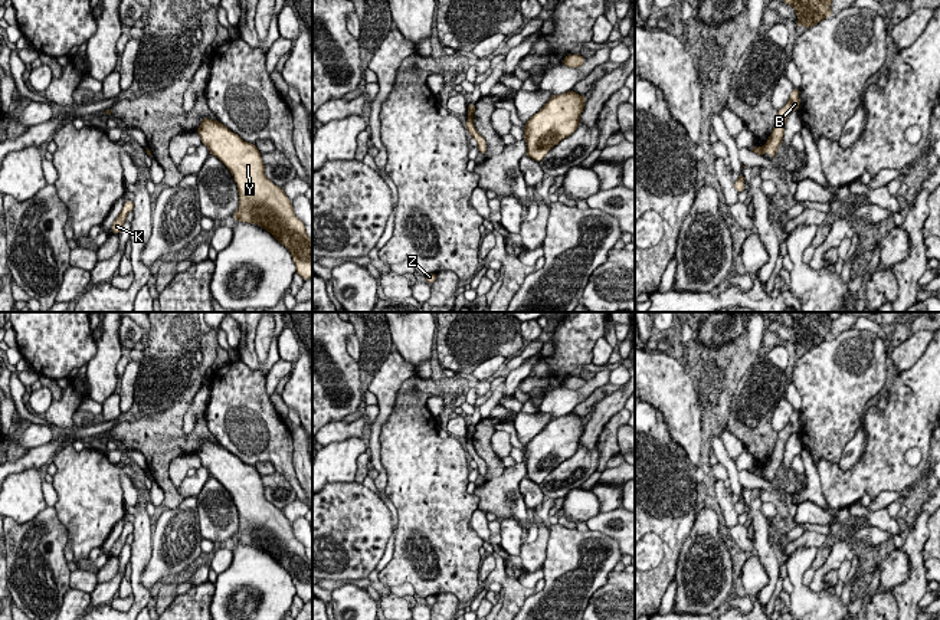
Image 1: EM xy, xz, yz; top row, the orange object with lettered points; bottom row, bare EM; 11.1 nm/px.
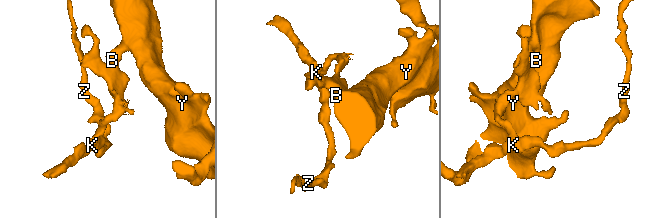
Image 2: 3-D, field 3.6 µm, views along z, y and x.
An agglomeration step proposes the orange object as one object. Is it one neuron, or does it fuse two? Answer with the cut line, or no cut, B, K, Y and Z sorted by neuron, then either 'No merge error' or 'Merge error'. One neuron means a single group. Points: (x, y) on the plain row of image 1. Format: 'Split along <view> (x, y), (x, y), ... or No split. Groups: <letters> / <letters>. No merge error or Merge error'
Split along yz (760, 469), (762, 476). Groups: B Y / K Z. Merge error

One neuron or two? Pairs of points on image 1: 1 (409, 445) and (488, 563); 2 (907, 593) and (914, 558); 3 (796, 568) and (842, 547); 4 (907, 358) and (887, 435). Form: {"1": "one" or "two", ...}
{"1": "two", "2": "one", "3": "two", "4": "two"}

